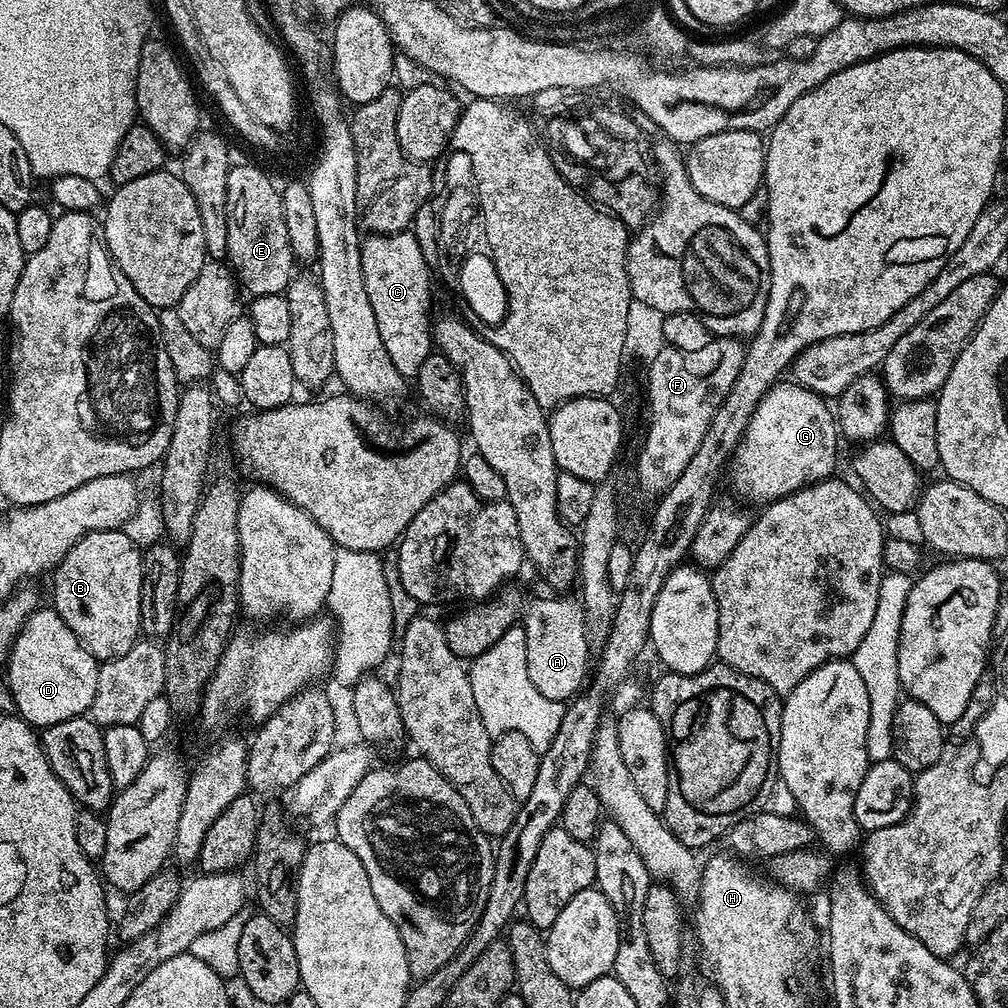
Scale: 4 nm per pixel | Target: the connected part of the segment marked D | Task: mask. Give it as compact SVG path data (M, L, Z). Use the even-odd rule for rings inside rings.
M55 607L37 608L36 613L24 623L16 636L12 653L8 655L6 667L8 667L8 688L12 691L13 702L16 703L15 711L20 719L31 724L33 729L43 730L66 719L83 717L92 707L94 694L98 690L100 664L95 656L91 656L80 645L80 639L76 637L74 630L70 630L70 626L66 626L66 622L62 622Z

